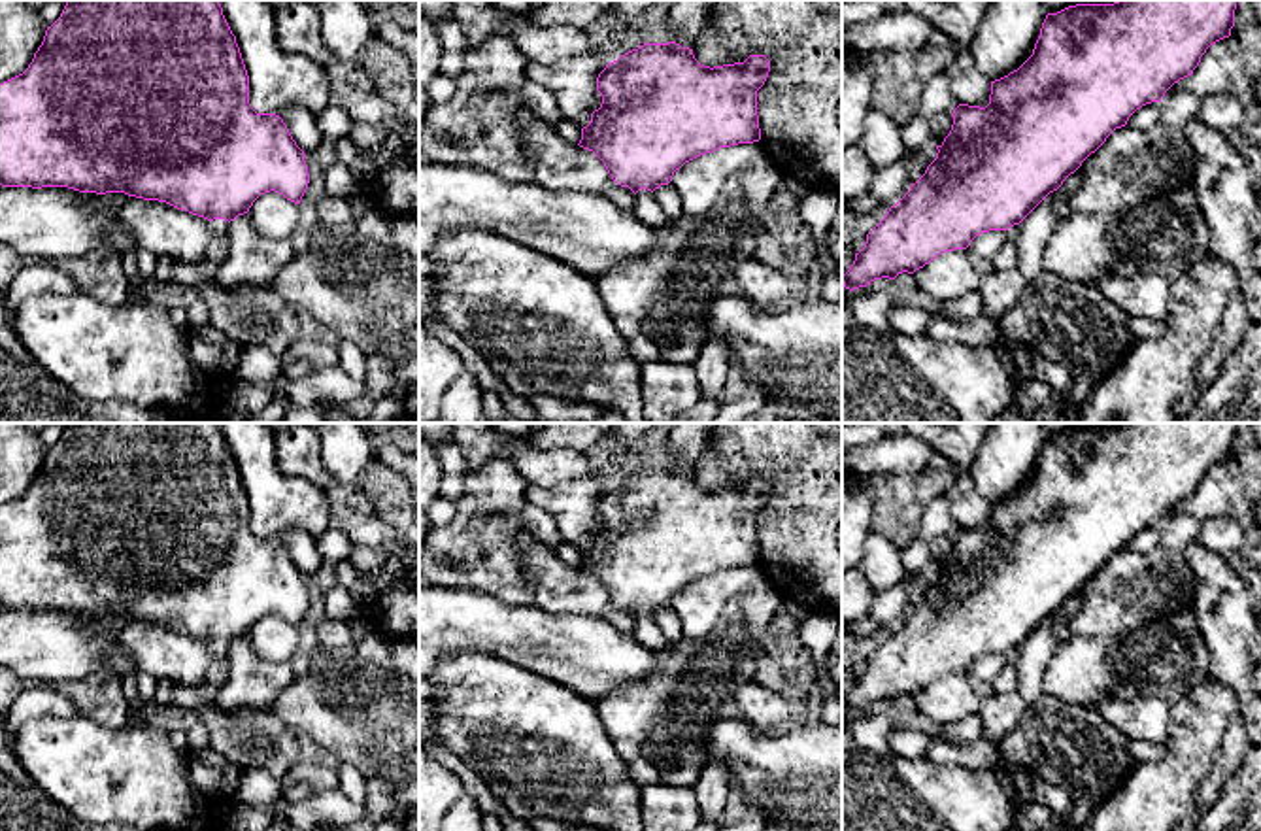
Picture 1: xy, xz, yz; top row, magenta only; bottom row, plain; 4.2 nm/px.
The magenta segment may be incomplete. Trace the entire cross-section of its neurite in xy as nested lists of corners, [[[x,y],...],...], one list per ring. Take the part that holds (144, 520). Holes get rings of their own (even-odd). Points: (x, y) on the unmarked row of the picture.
[[[68,423],[60,440],[47,449],[28,491],[0,506],[0,608],[2,610],[68,610],[79,616],[125,616],[143,623],[166,625],[208,644],[234,644],[270,614],[300,627],[310,606],[304,574],[276,536],[257,536],[249,527],[249,499],[219,423]]]

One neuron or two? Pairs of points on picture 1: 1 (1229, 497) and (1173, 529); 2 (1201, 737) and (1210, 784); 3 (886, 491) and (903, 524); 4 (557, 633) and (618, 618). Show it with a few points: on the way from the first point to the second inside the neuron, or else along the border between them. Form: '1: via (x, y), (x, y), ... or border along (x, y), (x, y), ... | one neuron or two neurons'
1: border along (1165, 518), (1192, 514), (1201, 520) | two neurons
2: border along (1226, 729), (1214, 762), (1197, 790), (1195, 805) | two neurons
3: via (893, 499), (897, 503), (897, 516) | one neuron
4: border along (563, 612), (603, 618), (633, 637) | two neurons

